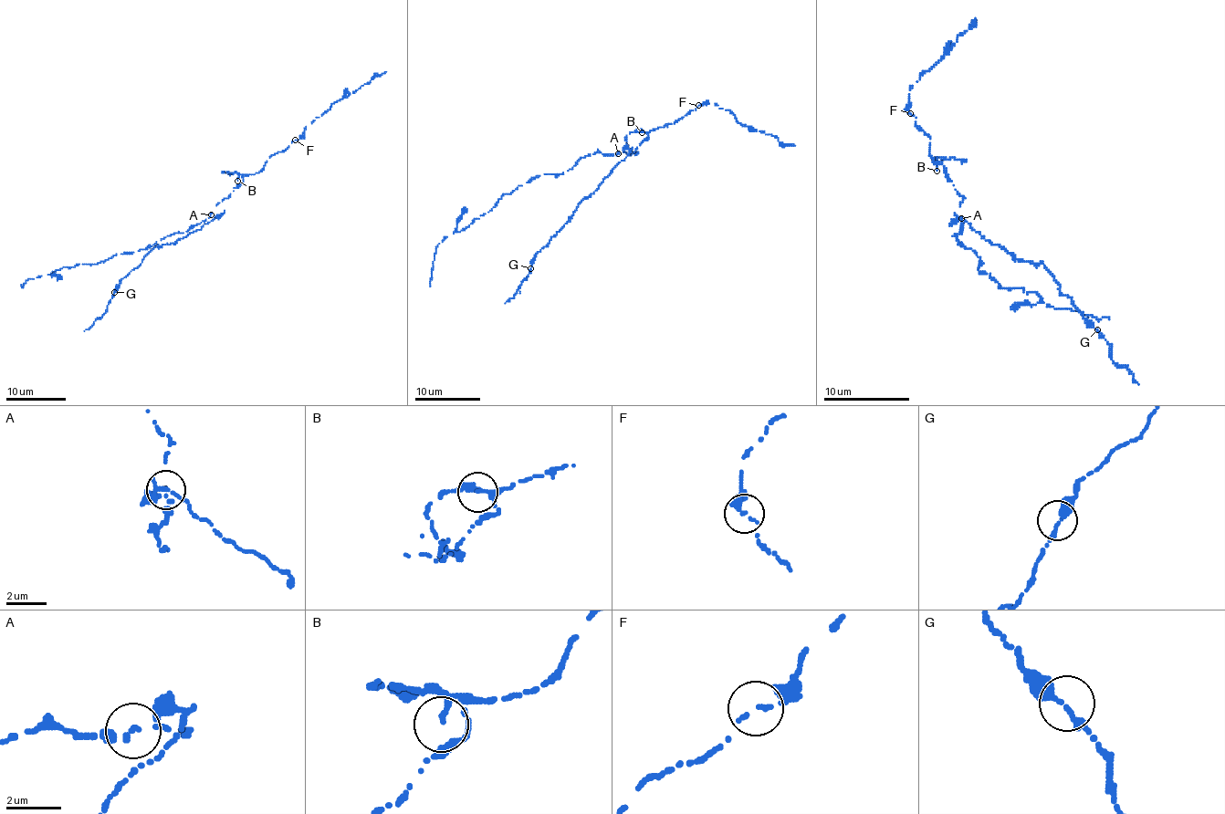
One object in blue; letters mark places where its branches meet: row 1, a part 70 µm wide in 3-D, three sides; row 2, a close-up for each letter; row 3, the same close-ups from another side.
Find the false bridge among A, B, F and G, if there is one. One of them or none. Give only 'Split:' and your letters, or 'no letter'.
Split: no letter

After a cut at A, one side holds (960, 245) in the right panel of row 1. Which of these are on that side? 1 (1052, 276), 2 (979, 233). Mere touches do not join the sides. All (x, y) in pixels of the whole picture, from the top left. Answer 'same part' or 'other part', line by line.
1: other part
2: other part

